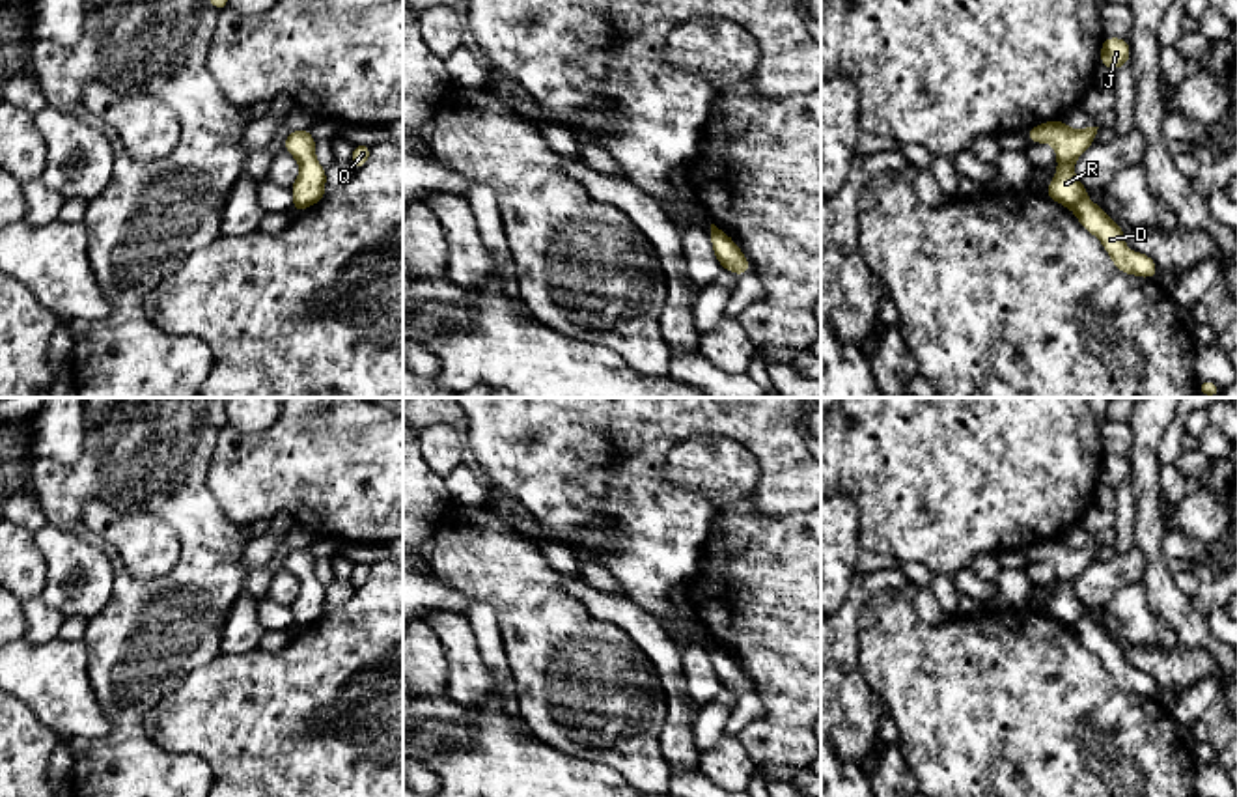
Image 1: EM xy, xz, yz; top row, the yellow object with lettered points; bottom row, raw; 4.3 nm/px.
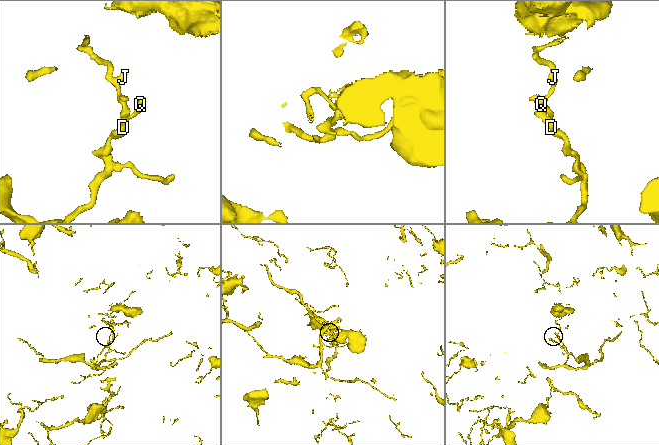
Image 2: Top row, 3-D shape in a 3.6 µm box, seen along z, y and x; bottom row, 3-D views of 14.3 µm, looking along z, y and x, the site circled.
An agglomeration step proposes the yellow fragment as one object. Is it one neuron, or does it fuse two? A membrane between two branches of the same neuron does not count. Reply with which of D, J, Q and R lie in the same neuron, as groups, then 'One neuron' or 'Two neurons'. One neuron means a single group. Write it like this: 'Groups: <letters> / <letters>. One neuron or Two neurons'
Groups: D Q / J R. Two neurons

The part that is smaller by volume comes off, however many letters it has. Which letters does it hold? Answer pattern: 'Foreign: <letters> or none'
Foreign: D, Q

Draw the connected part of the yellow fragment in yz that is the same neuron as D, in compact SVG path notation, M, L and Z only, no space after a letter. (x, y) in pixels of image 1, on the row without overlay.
M1084 616L1073 625L1073 631L1086 650L1099 655L1118 689L1142 696L1157 696L1159 685L1155 678L1142 670L1131 670L1125 664L1121 644L1097 622Z

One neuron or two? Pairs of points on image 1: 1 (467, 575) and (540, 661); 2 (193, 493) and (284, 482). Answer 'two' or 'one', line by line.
1: one
2: two

